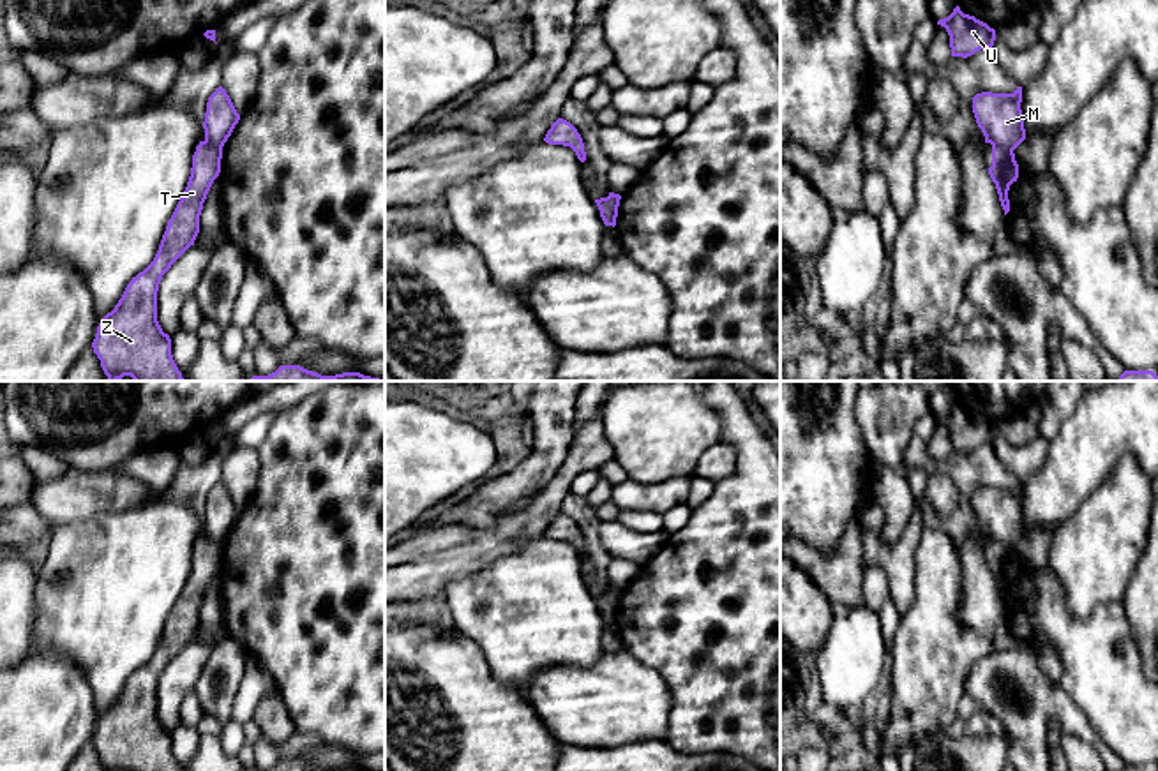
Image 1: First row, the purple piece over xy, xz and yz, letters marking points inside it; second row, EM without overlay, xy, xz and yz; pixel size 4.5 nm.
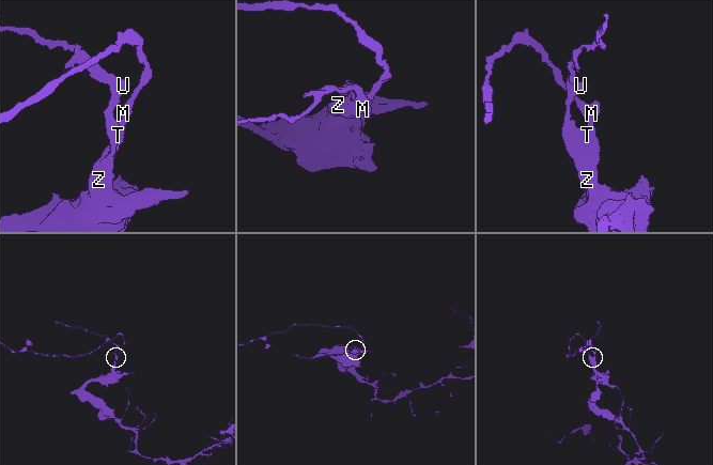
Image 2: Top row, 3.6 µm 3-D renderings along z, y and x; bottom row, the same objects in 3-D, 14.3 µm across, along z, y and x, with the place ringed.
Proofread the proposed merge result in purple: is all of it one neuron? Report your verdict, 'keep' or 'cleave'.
cleave

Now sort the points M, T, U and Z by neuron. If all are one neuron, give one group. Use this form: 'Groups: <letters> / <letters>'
Groups: M / T U Z

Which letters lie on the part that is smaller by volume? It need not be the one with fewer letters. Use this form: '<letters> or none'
M

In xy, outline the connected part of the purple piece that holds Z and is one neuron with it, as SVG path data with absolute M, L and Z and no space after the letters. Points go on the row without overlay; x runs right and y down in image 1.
M199 536L187 582L154 656L132 672L115 704L101 715L92 743L106 771L182 771L171 750L171 734L157 716L157 686L162 670L194 640L221 554L222 543Z

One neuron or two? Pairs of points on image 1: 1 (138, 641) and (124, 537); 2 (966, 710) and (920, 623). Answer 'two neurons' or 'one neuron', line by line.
1: one neuron
2: two neurons

